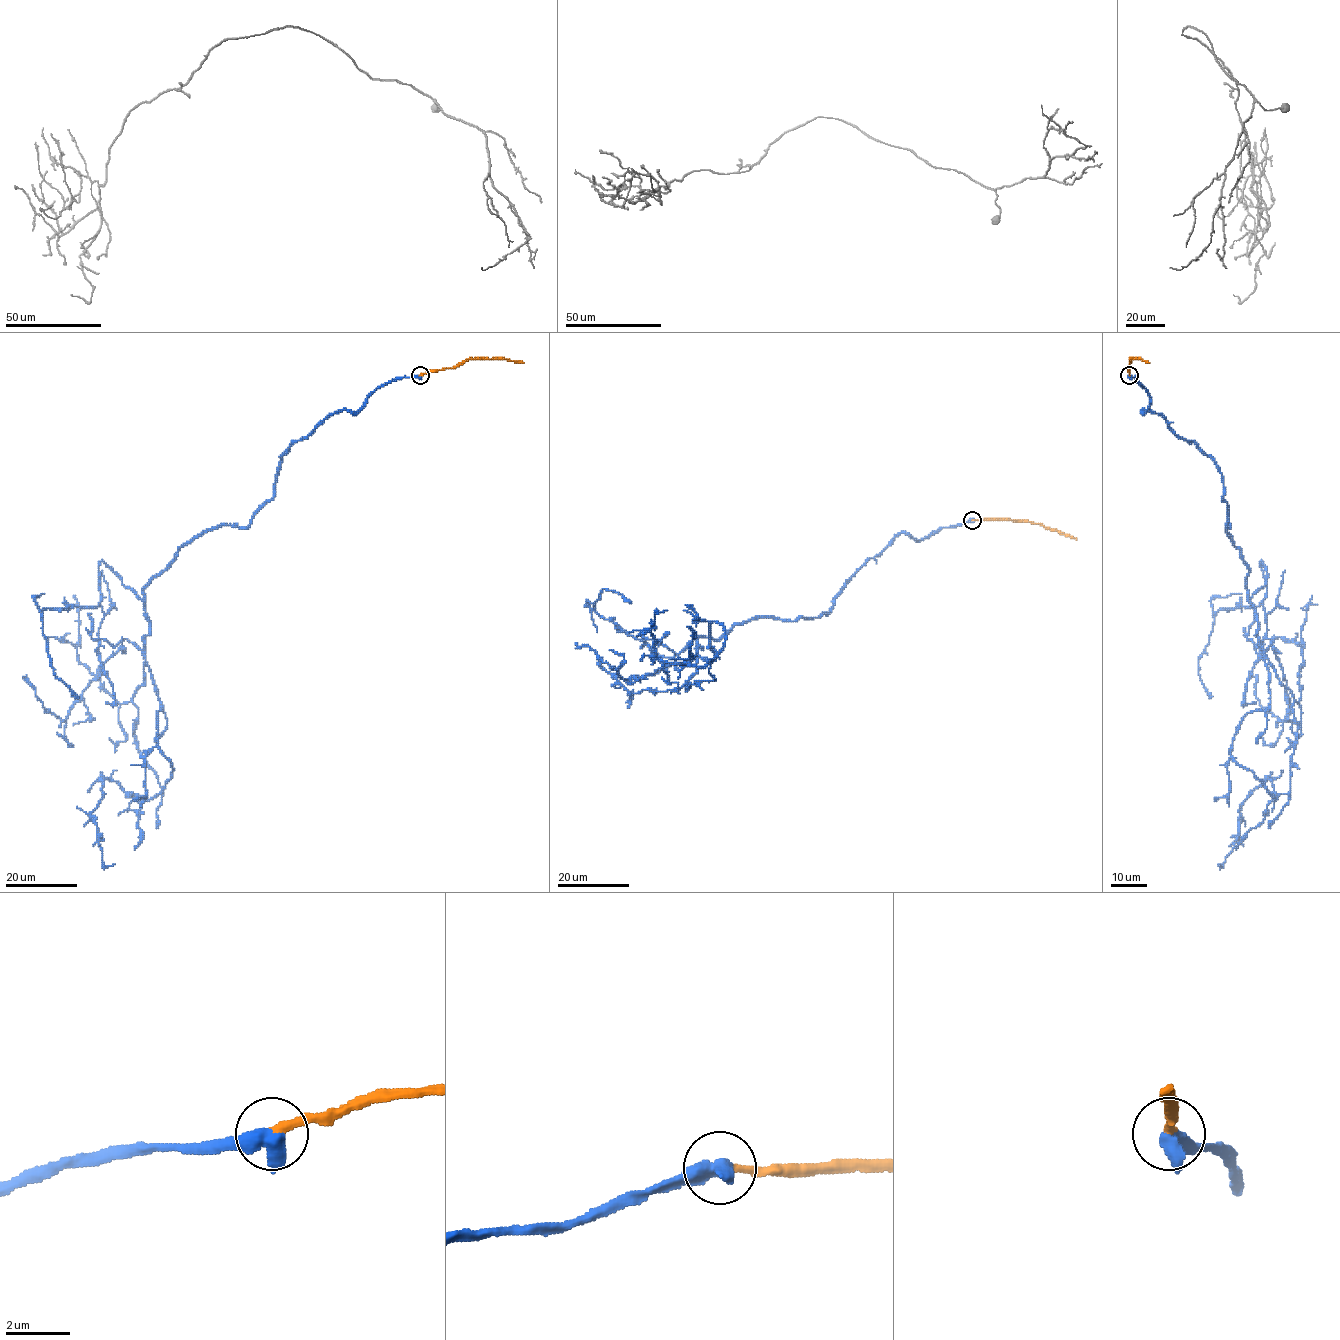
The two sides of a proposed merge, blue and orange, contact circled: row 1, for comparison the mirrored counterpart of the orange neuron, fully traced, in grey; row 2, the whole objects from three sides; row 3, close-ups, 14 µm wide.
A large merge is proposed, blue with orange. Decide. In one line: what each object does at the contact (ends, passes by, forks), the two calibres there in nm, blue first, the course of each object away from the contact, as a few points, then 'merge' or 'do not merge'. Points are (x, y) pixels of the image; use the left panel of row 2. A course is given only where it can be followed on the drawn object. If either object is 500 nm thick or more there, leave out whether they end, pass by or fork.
650 nm thick on the blue side, 240 nm on the other; blue runs (420, 375), (295, 440), (246, 527), (143, 589), (172, 777), (152, 798), (104, 780), (115, 863); orange runs (420, 375), (456, 368), (468, 359), (502, 359), (524, 362); merge

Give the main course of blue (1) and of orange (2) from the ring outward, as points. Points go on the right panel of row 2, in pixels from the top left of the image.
1: (1129, 375), (1222, 476), (1269, 672), (1231, 757), (1276, 798), (1254, 789), (1220, 863)
2: (1129, 375), (1131, 359), (1149, 362)

